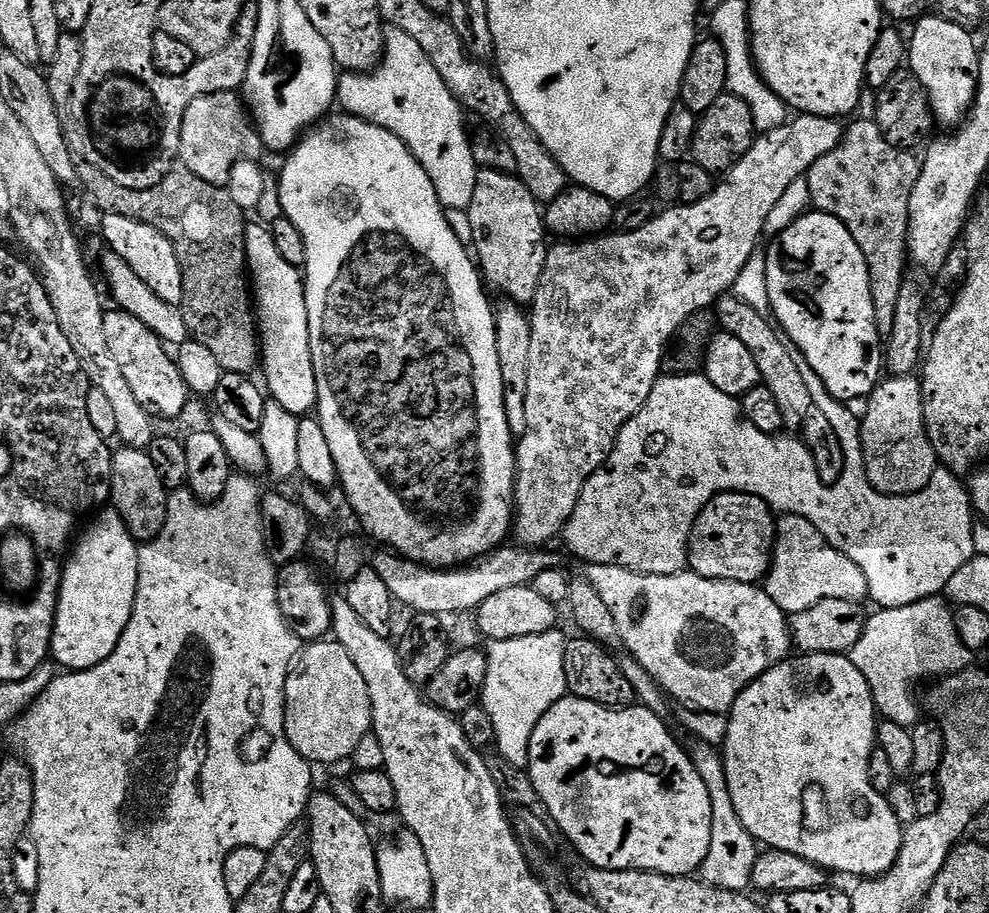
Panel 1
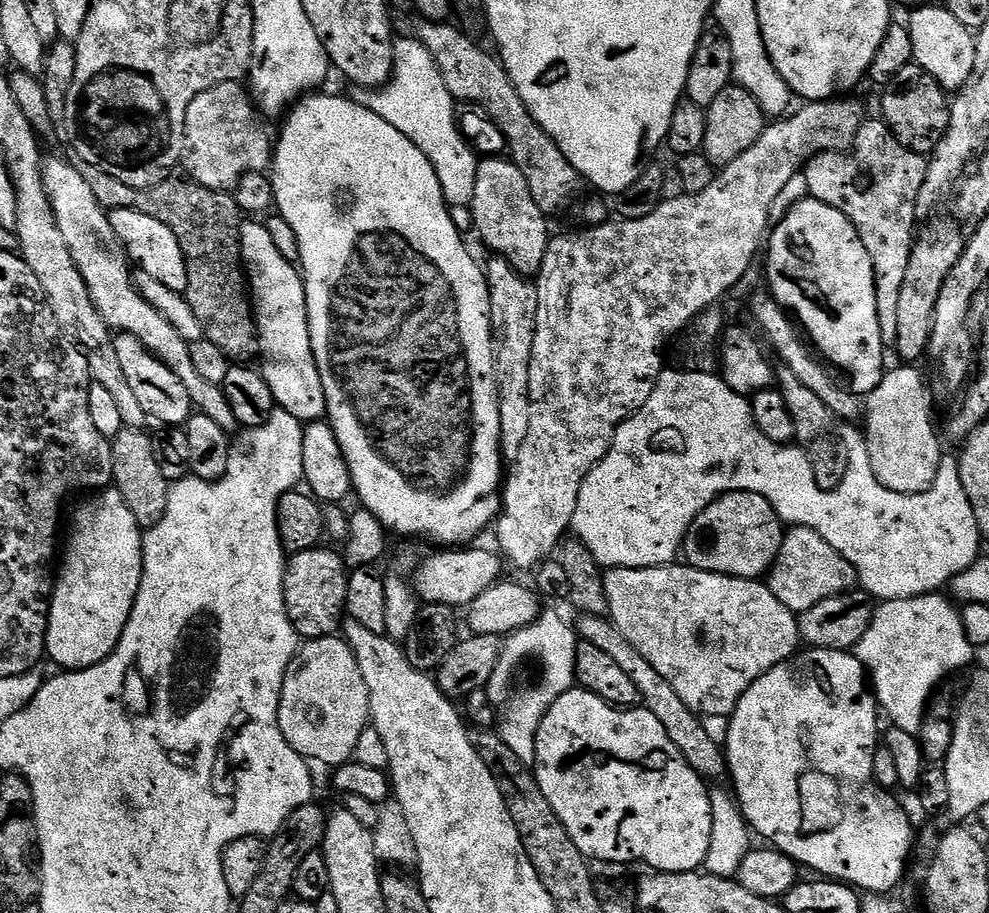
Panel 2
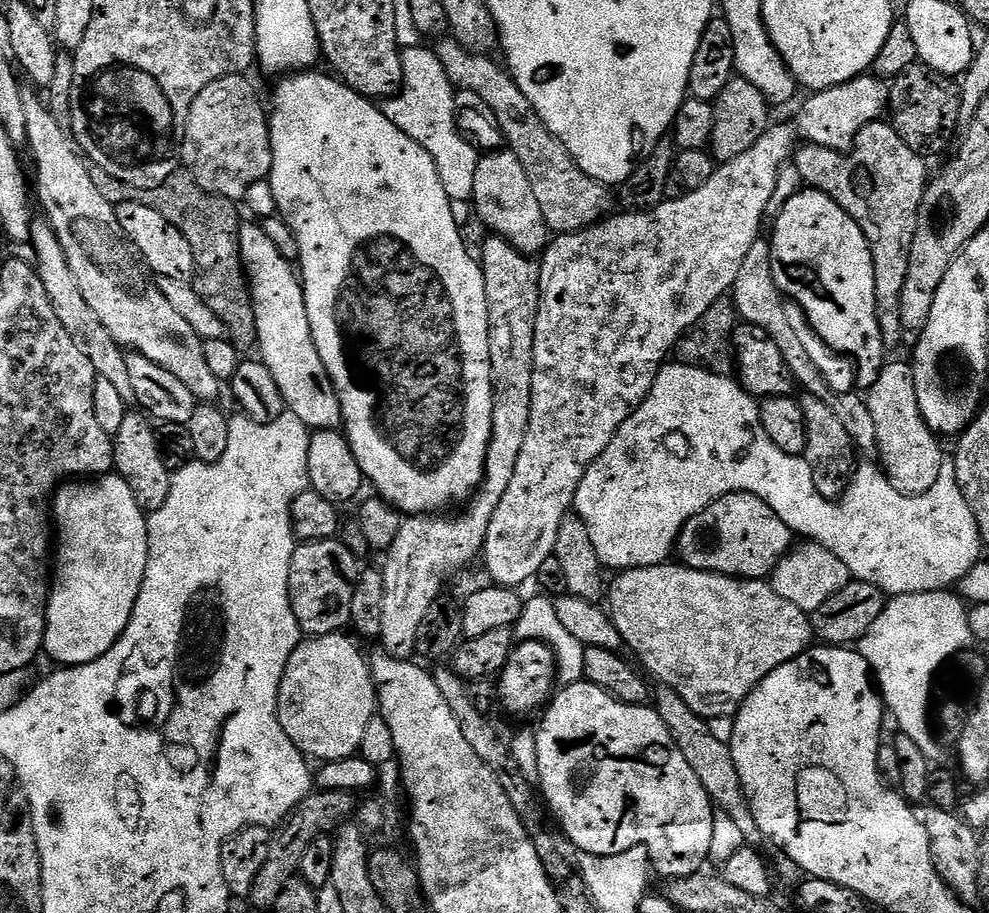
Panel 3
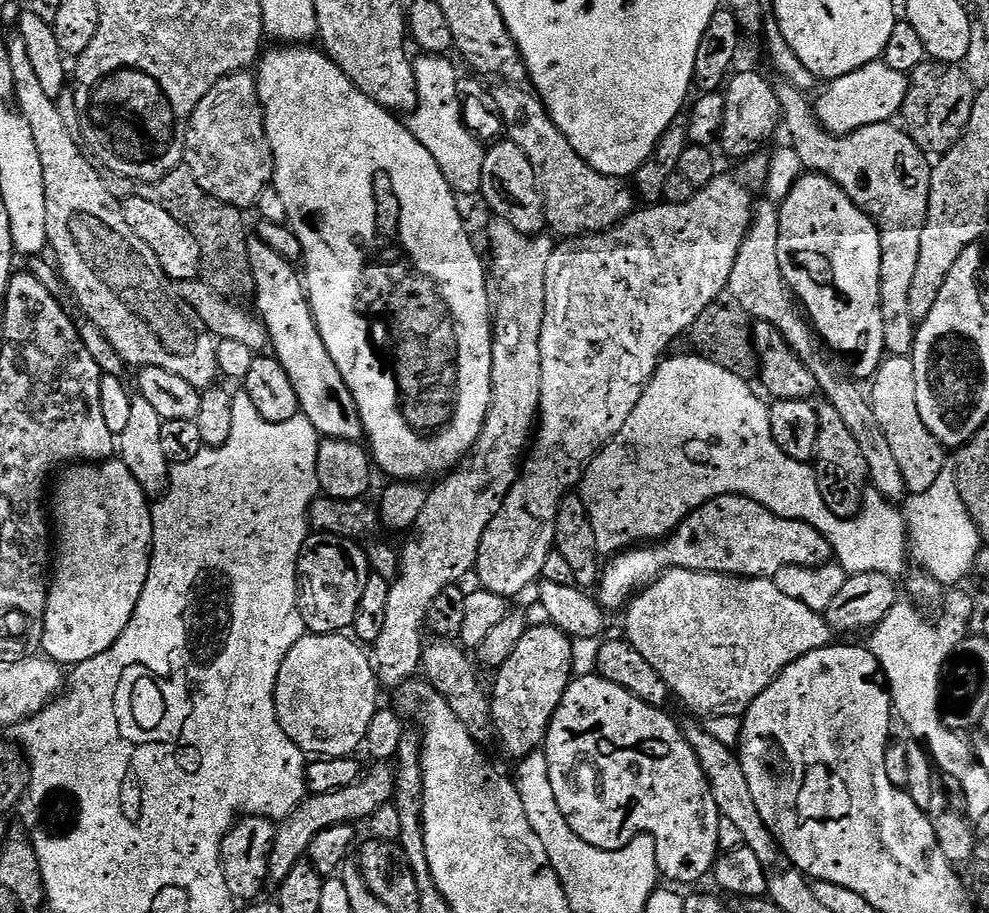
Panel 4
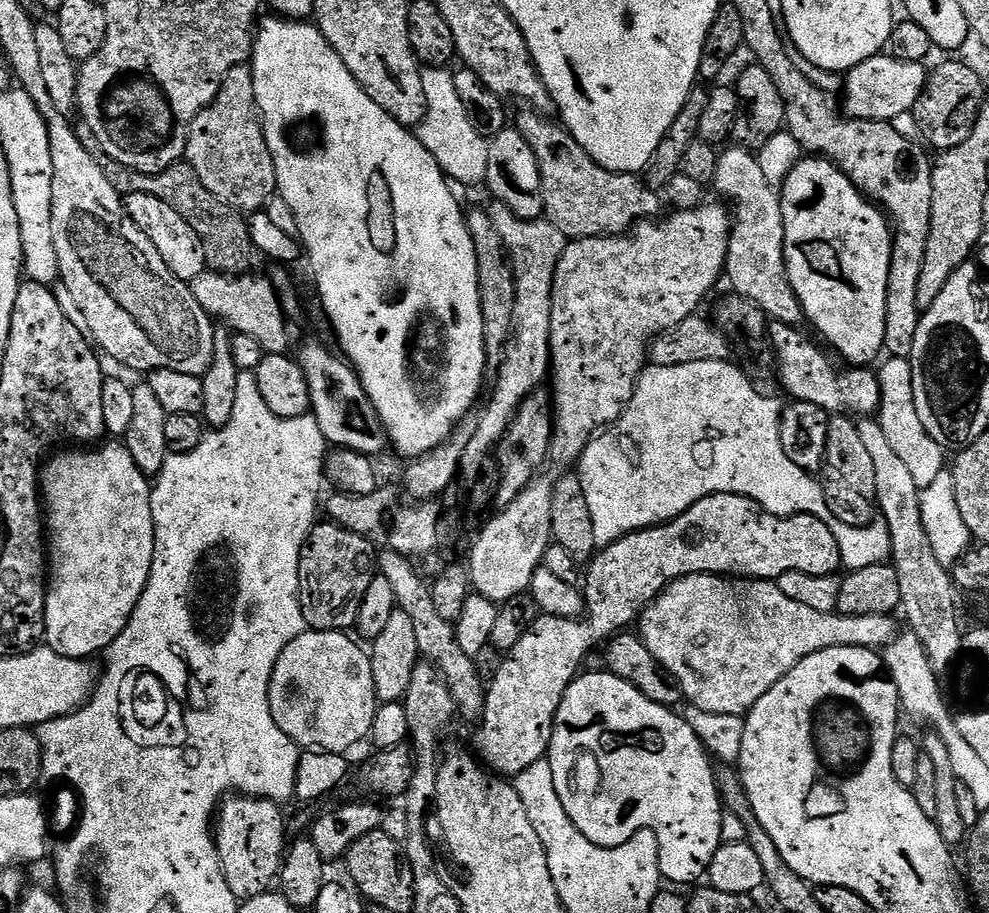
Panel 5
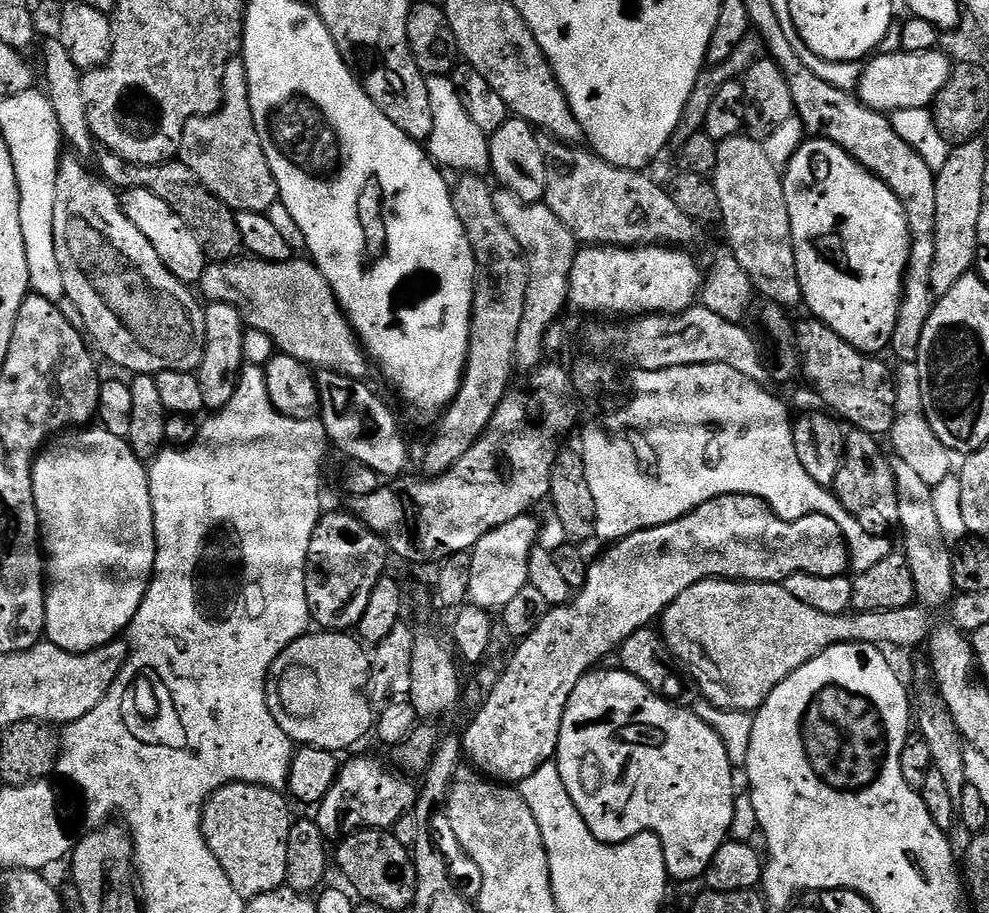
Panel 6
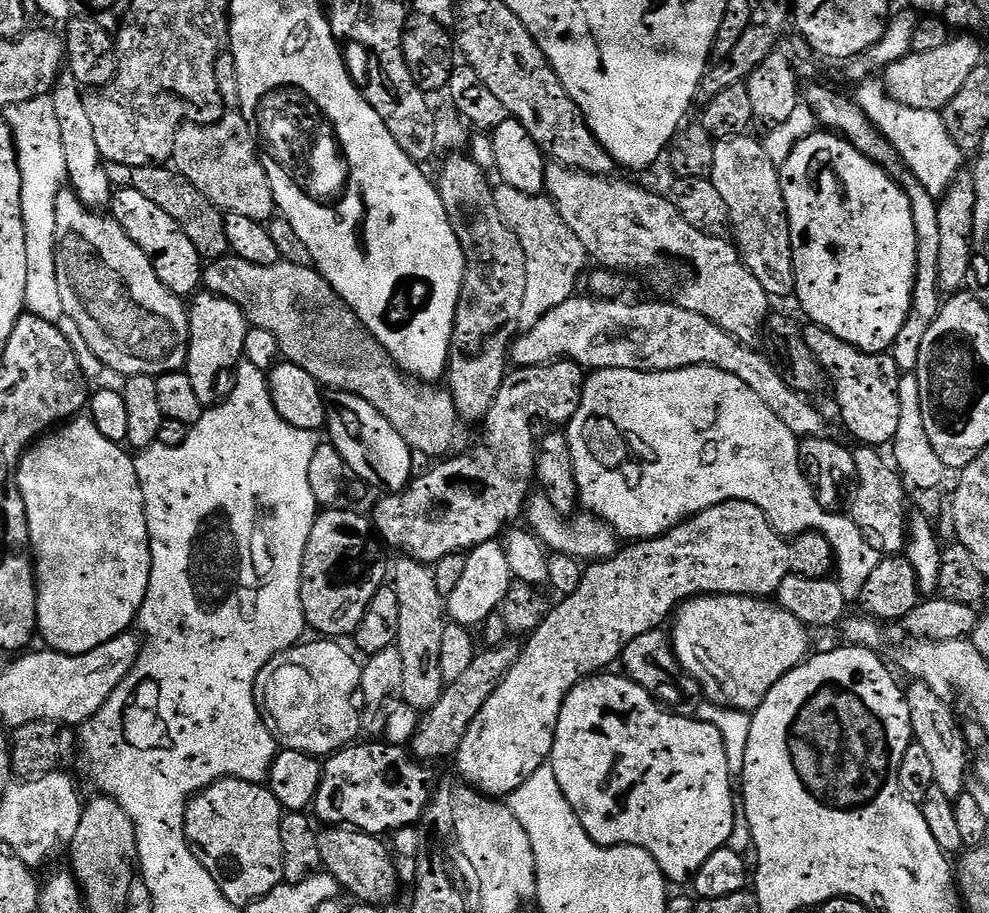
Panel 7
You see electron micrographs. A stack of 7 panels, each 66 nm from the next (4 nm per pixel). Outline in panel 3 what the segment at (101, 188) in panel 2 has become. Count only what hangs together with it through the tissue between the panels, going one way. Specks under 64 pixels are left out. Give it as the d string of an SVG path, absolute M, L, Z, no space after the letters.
M92 164L88 169L94 186L98 186L102 198L111 204L122 202L142 202L142 206L150 206L150 210L158 210L170 226L178 229L190 242L190 250L194 250L194 287L196 293L222 318L227 339L237 348L250 350L256 348L256 319L252 305L252 291L248 288L248 276L244 273L238 234L242 217L233 201L210 194L198 186L198 182L187 170L177 170L162 186L157 188L135 188L126 182L118 182L111 174L106 174L102 166Z

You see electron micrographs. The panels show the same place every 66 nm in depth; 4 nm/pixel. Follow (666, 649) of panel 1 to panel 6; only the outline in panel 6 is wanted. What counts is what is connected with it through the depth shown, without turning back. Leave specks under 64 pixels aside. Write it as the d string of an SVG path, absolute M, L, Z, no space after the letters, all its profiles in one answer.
M717 578L698 582L674 598L662 617L662 639L665 649L671 655L673 652L681 666L692 675L703 699L718 709L752 714L787 676L794 674L794 670L836 644L893 644L896 648L923 645L930 631L928 616L923 611L927 612L923 607L909 606L877 612L852 610L842 616L831 616L798 602L798 598L784 589L783 583L758 584Z

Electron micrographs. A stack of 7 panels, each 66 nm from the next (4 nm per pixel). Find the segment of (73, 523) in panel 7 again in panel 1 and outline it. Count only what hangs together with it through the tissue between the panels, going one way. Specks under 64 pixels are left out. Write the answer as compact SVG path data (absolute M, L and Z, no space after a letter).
M104 510L84 532L80 541L75 541L70 555L62 568L60 577L60 597L56 609L56 621L52 631L51 659L61 669L81 672L98 666L118 646L130 614L134 610L134 598L138 590L138 541L130 534L126 522L114 510Z

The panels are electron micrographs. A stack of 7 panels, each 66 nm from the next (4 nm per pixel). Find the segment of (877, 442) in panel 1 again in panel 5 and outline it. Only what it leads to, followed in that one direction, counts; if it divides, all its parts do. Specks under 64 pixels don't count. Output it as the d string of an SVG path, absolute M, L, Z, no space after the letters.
M894 356L885 359L885 361L885 364L878 368L880 378L878 419L882 430L886 433L887 440L890 441L890 446L897 452L900 461L909 468L911 476L914 477L914 482L922 490L926 486L930 486L930 482L934 482L934 478L938 478L938 474L946 471L946 464L944 464L946 452L938 442L934 442L934 438L930 438L930 434L926 434L926 426L922 426L922 418L918 418L918 406L914 406L914 374L912 373L911 359Z

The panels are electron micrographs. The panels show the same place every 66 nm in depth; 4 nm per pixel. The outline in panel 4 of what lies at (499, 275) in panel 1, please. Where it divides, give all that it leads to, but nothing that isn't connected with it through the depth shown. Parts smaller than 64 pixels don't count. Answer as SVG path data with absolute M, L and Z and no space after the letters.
M501 139L485 151L479 195L484 196L491 215L497 220L510 222L514 230L527 236L539 236L545 231L544 199L534 178L534 166L530 166L530 158L522 154L514 141Z

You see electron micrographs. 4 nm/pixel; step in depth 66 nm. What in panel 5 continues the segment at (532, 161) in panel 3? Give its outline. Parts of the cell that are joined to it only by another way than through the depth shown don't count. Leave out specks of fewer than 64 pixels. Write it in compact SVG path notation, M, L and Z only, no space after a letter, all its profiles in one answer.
M531 111L522 113L514 121L514 127L526 142L530 142L530 150L534 150L534 158L538 158L544 216L555 228L562 230L566 238L581 240L587 236L621 236L633 224L661 215L661 197L639 175L611 172L598 166L598 162L578 146L567 128L555 119L543 120L539 111Z

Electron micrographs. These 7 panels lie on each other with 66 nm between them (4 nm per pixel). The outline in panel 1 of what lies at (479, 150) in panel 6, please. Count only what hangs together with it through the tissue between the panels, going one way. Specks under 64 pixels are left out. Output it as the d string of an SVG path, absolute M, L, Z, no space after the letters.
M389 27L384 34L384 56L370 72L344 72L336 82L336 98L349 116L357 116L374 126L390 130L418 158L422 170L430 174L440 205L453 213L463 213L474 198L474 182L478 165L472 153L469 129L464 129L465 109L442 82L442 74L434 70L434 62L426 58L422 46Z

